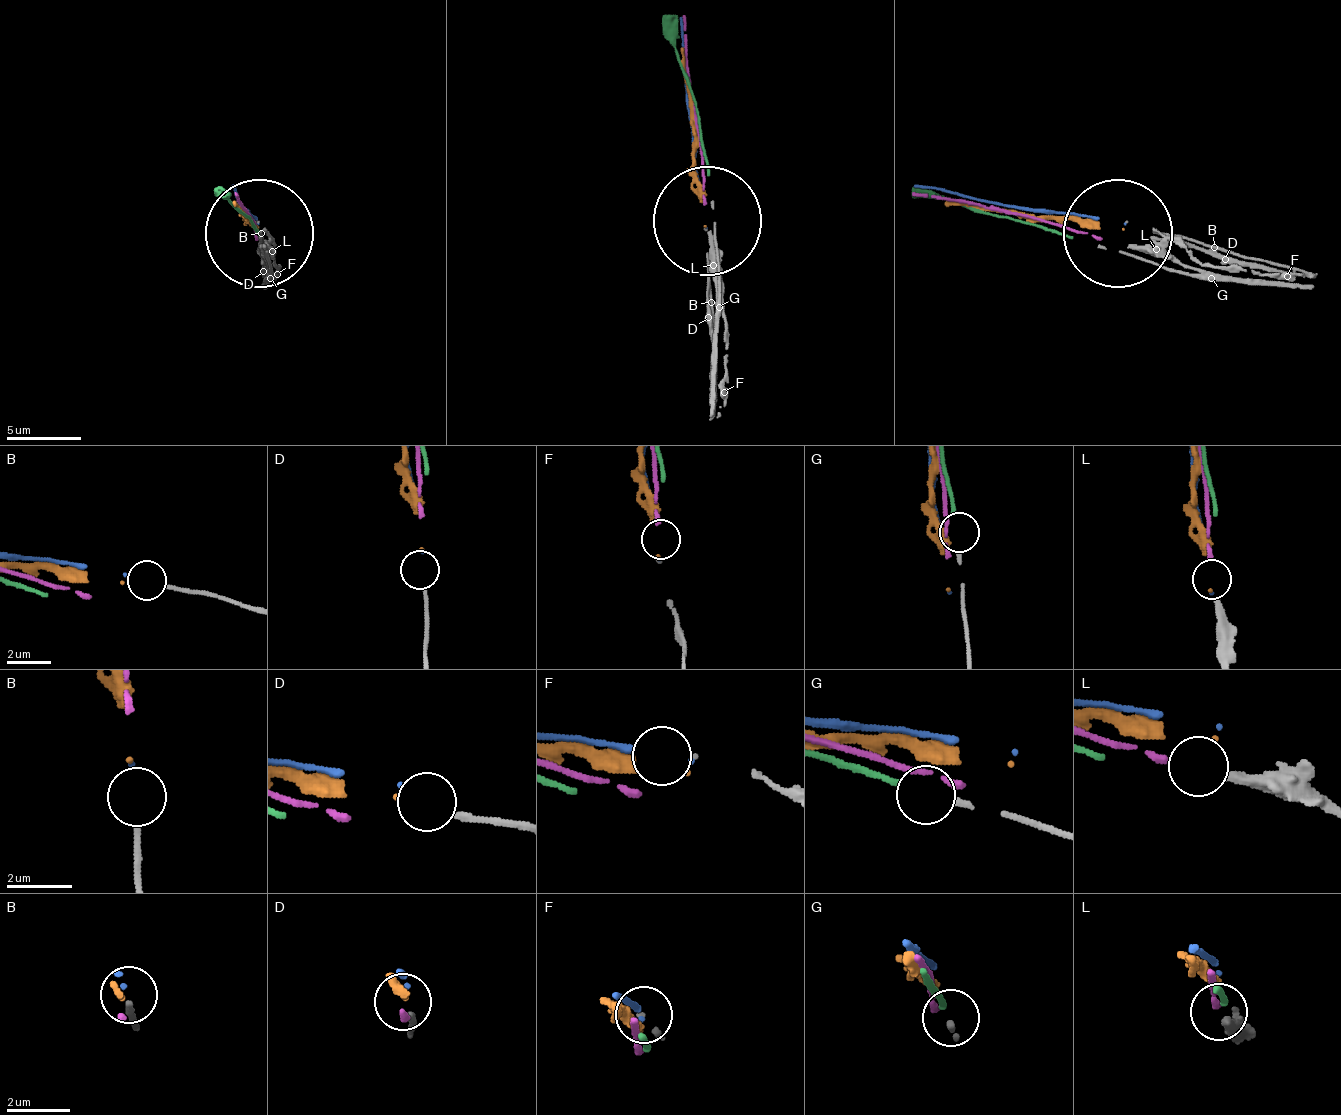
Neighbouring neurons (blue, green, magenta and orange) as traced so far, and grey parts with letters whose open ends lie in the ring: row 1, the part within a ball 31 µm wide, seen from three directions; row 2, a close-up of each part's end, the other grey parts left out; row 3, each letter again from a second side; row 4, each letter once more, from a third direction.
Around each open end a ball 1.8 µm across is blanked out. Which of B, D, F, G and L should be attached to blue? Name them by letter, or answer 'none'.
B

